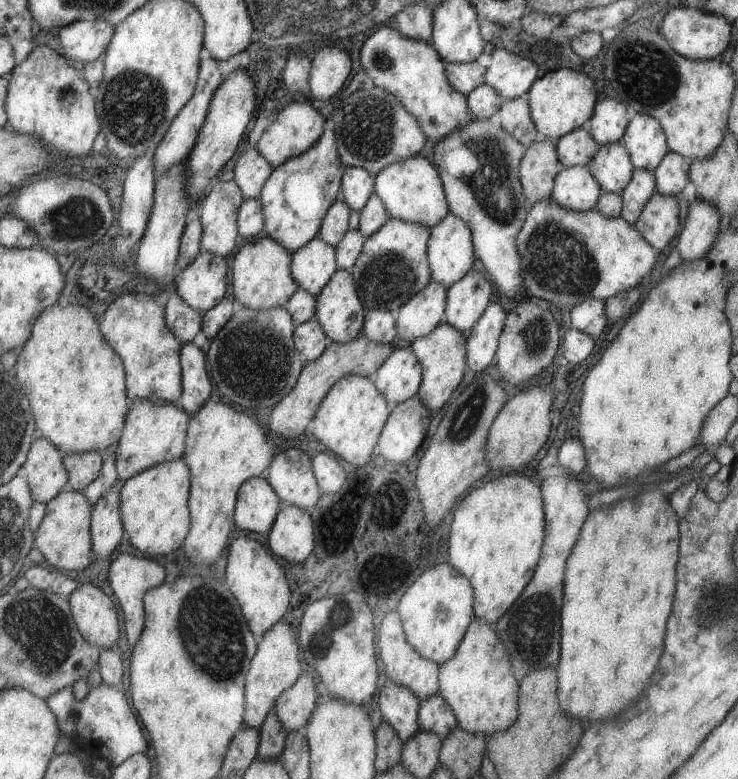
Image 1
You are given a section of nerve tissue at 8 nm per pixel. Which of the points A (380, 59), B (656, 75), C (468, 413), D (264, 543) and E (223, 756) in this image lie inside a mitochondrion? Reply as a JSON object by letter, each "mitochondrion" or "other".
{"A":"mitochondrion","B":"mitochondrion","C":"mitochondrion","D":"other","E":"other"}

